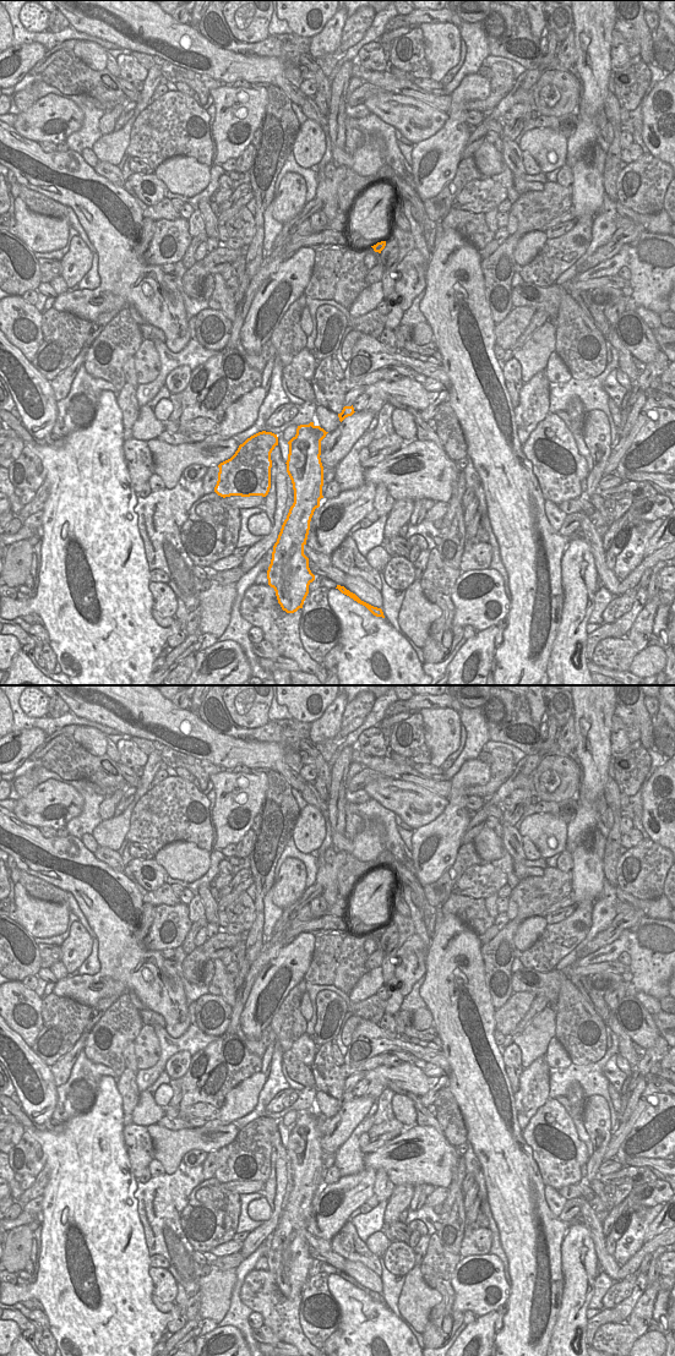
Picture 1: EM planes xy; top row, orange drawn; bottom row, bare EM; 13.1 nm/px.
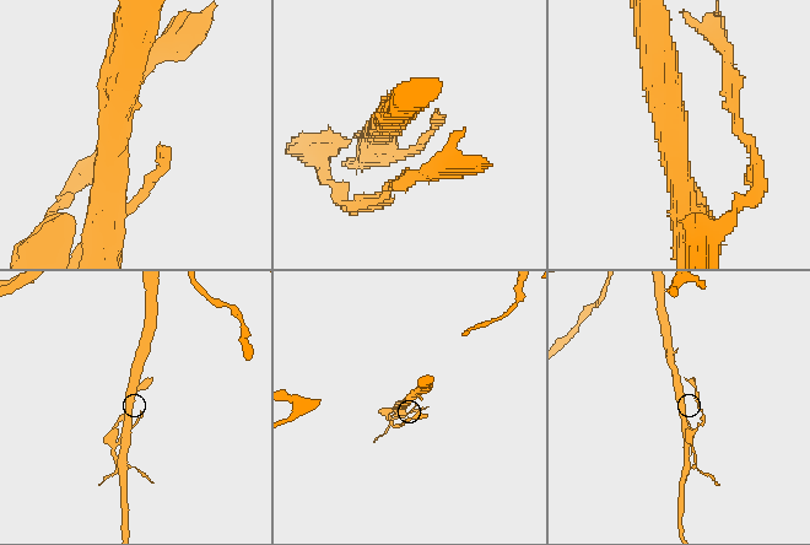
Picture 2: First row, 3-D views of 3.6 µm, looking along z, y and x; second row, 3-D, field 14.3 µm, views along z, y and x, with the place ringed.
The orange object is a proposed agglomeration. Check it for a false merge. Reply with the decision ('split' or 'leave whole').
split

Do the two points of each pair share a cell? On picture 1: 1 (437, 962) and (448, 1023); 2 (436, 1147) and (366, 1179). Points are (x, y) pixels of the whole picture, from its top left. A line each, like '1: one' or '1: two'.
1: one
2: two

